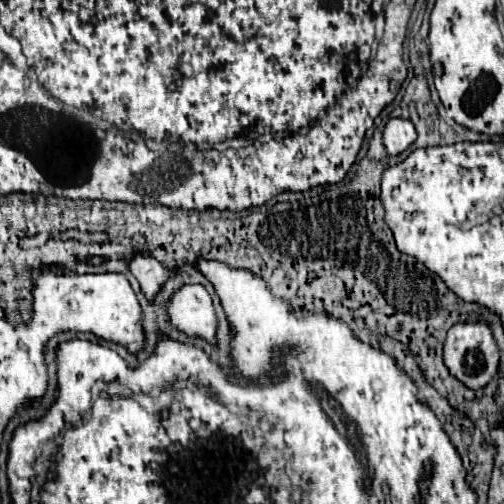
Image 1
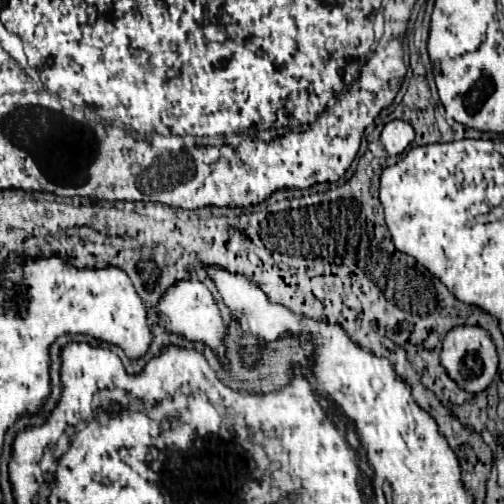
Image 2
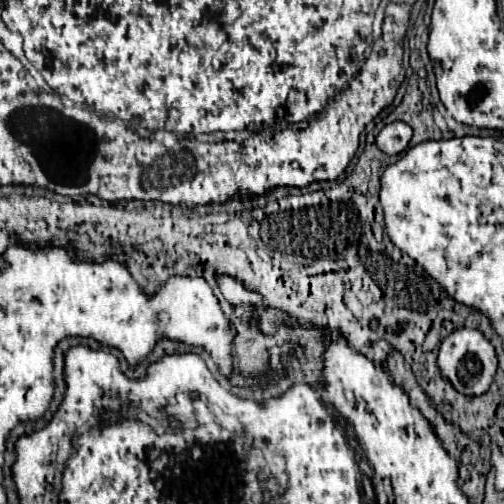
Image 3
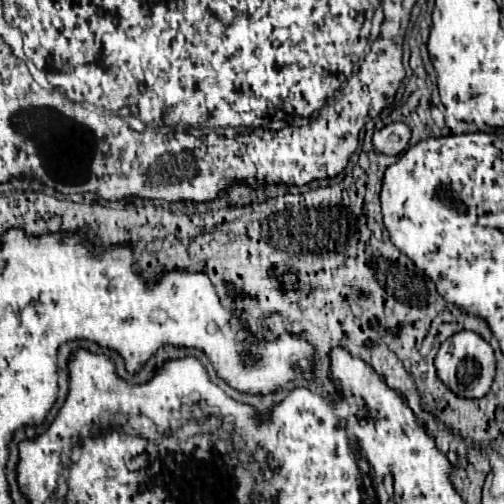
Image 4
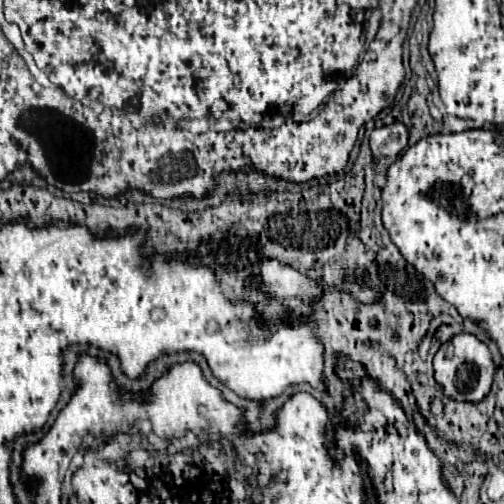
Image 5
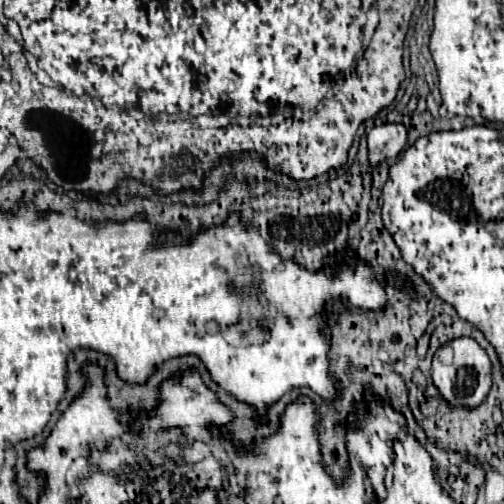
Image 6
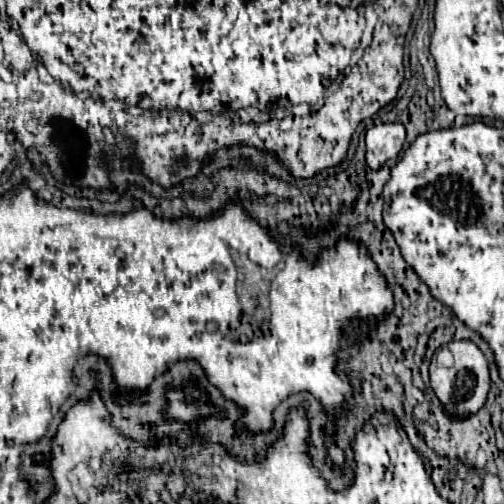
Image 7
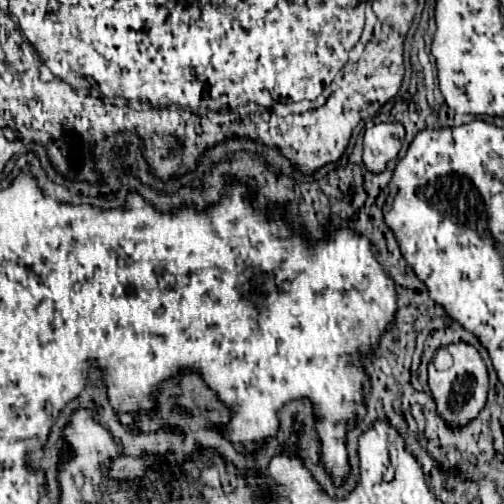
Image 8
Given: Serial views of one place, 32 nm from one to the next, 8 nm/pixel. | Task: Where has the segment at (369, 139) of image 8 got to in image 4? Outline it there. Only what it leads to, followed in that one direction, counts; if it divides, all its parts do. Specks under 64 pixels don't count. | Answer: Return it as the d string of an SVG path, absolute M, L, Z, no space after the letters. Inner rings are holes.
M392 122L392 124L384 126L382 130L374 132L372 142L374 142L376 152L396 156L406 150L410 136L412 136L412 132L404 122Z

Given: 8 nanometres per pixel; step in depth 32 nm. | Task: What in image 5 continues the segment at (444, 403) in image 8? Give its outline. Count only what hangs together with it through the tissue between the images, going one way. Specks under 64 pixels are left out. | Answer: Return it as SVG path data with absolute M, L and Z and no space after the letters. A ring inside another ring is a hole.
M468 332L456 334L452 340L442 344L442 348L436 352L436 356L434 356L434 376L436 376L438 384L444 388L444 392L448 392L448 396L452 396L454 400L466 400L466 402L482 400L490 392L492 378L494 378L492 352L474 334L468 334ZM450 346L452 346L454 354L452 354L452 358L446 358L444 354Z

